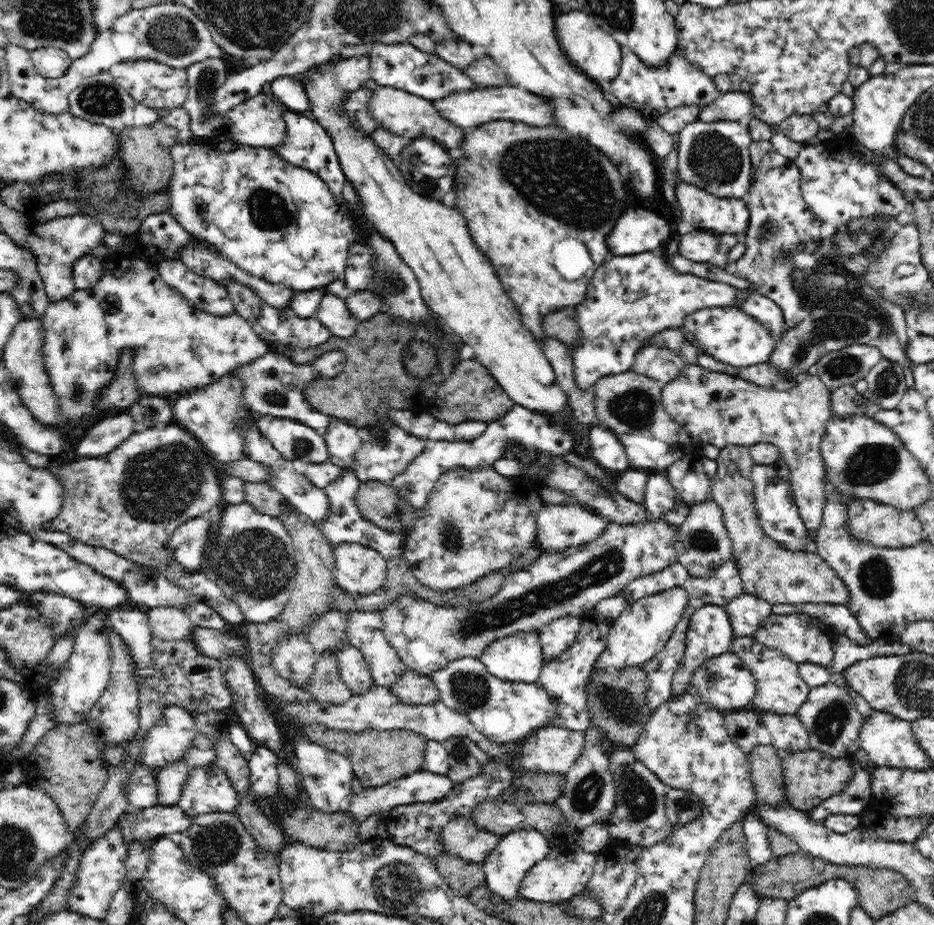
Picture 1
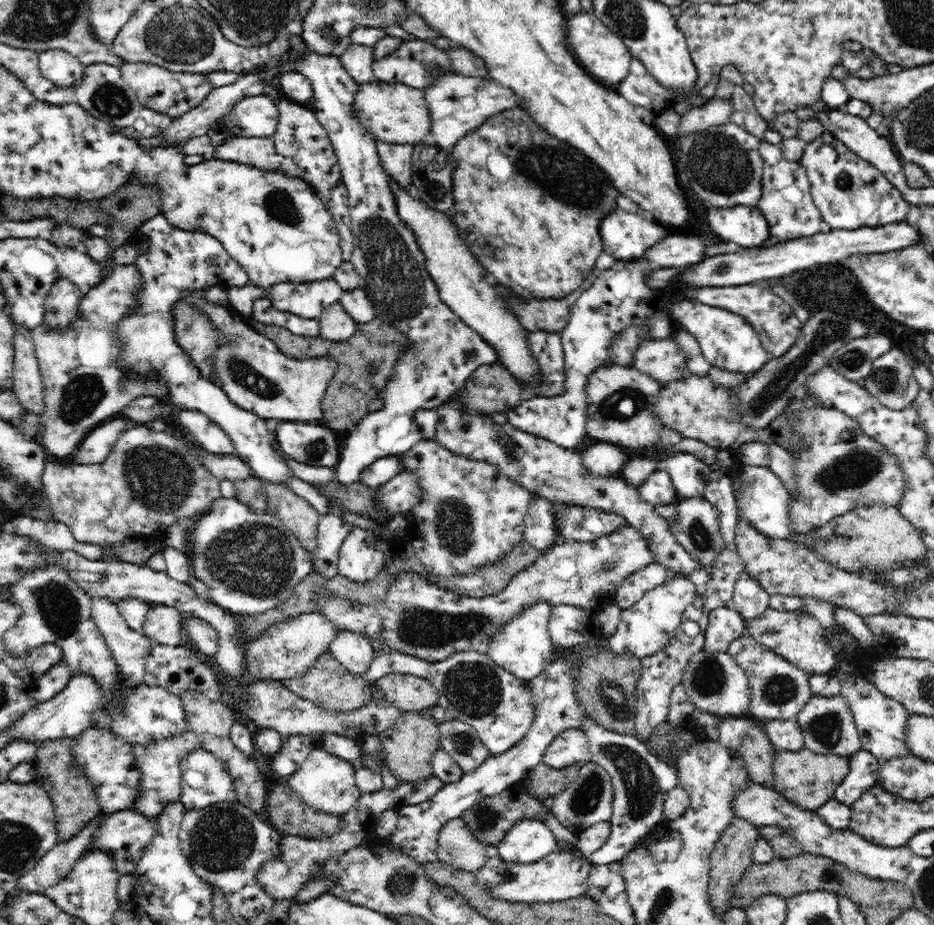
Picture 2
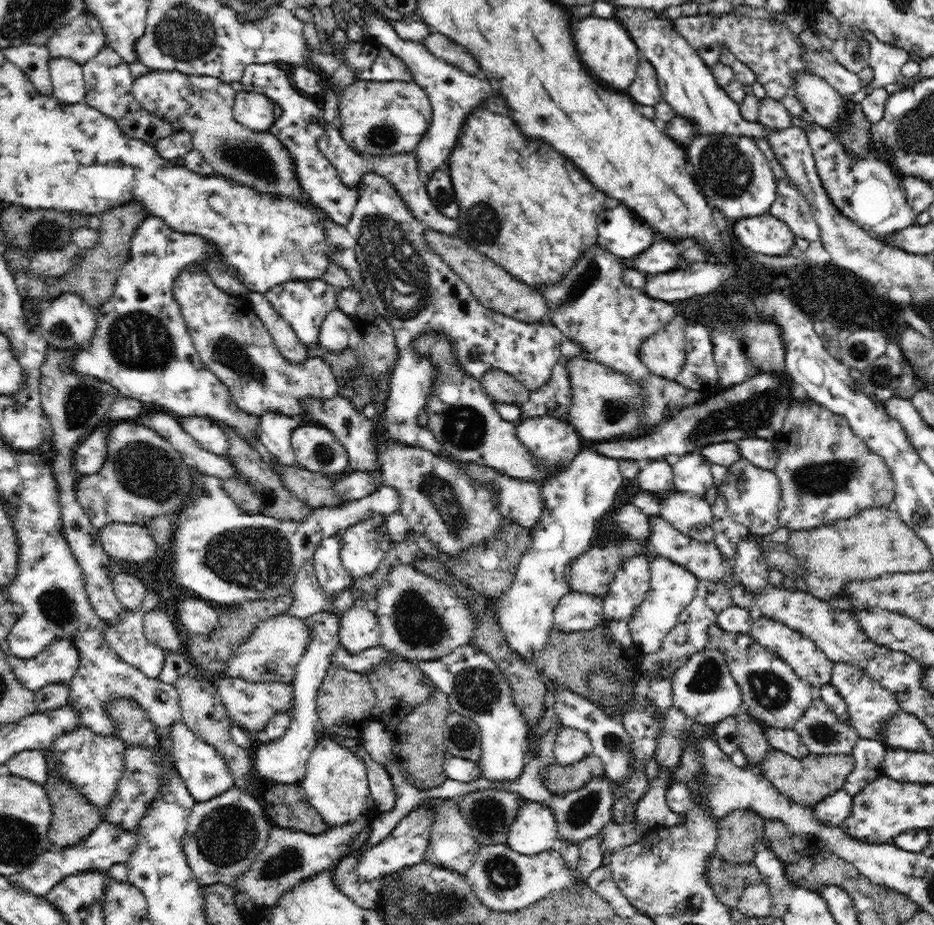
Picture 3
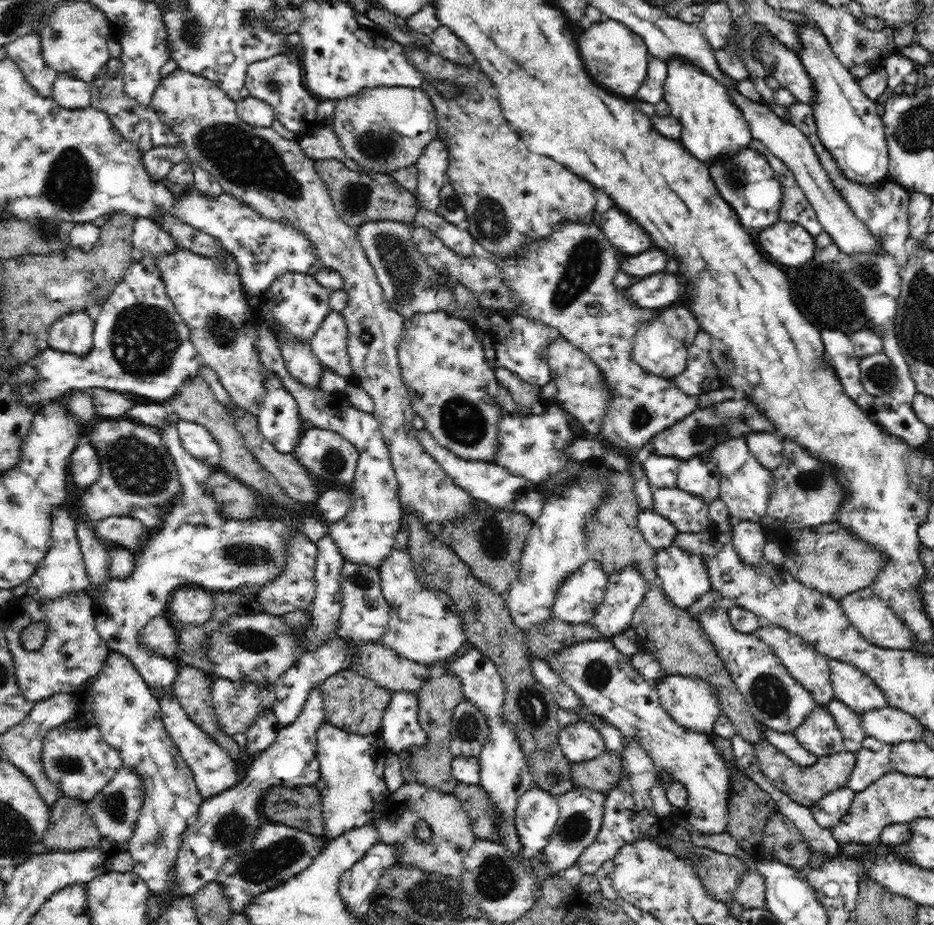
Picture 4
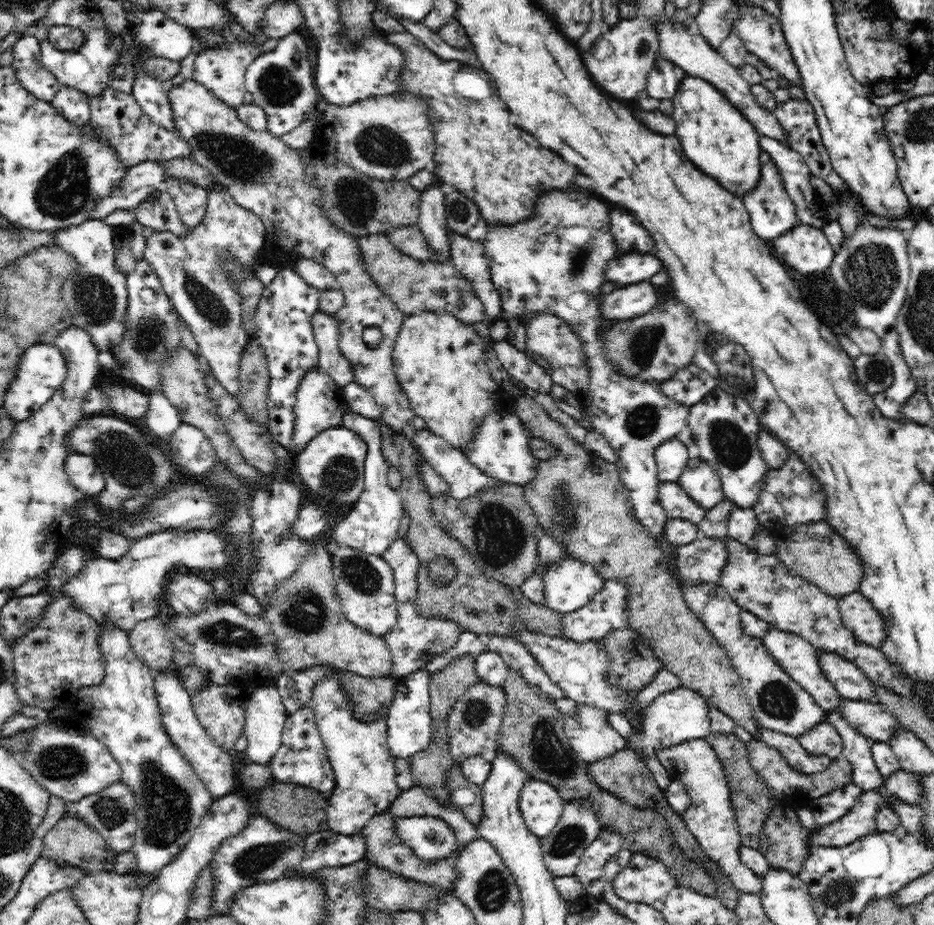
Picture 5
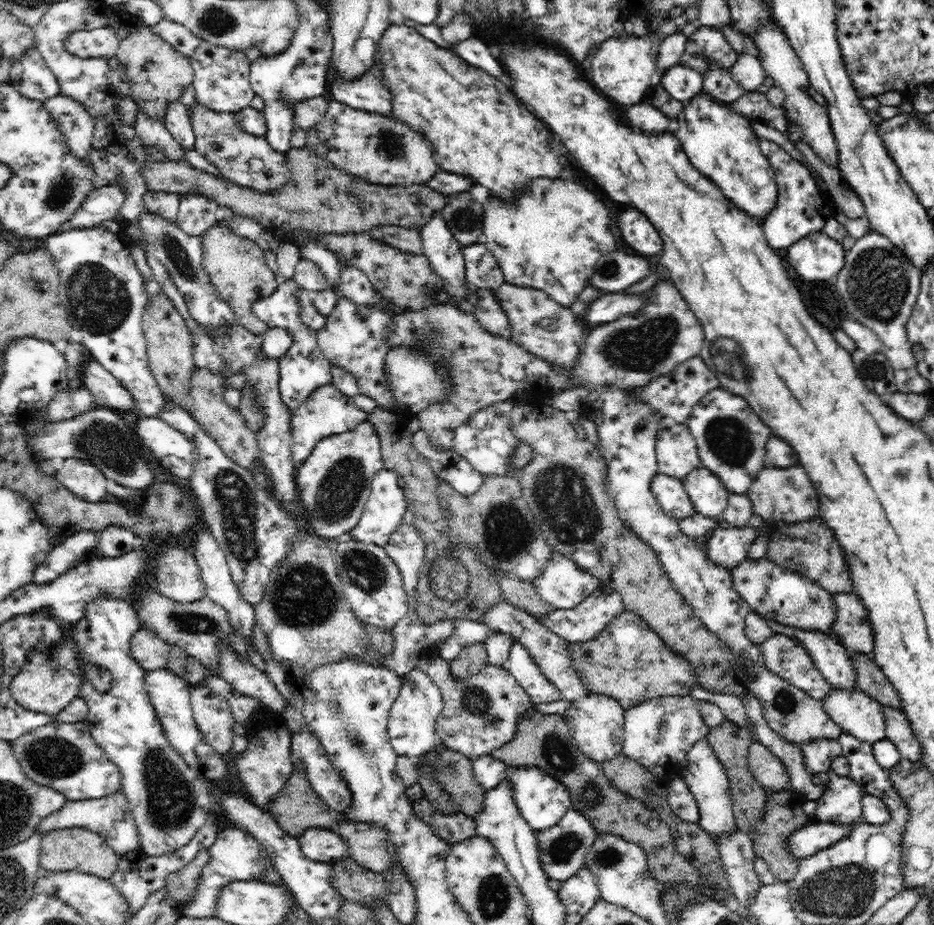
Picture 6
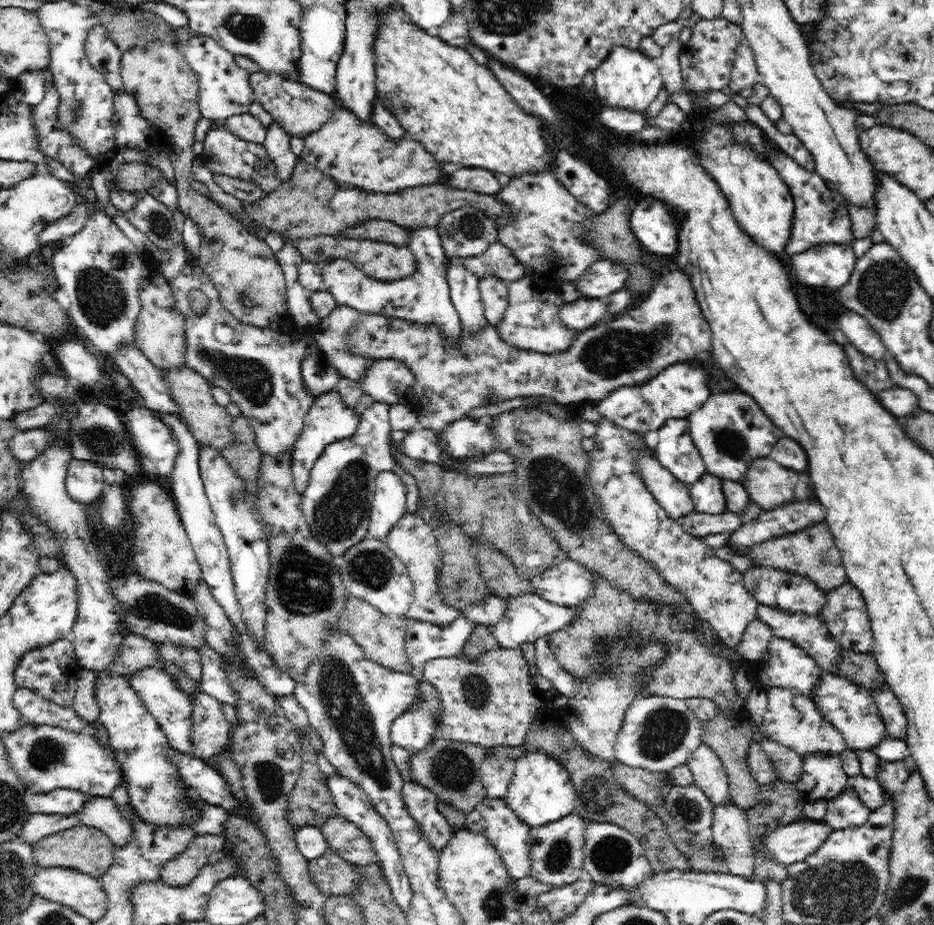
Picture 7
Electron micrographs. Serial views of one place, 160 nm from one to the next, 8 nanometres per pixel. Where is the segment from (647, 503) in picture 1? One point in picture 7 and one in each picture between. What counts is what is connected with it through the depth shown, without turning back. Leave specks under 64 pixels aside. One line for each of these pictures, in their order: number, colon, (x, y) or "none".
2: (657, 489)
3: (656, 477)
4: (661, 471)
5: (671, 456)
6: (676, 449)
7: (676, 451)

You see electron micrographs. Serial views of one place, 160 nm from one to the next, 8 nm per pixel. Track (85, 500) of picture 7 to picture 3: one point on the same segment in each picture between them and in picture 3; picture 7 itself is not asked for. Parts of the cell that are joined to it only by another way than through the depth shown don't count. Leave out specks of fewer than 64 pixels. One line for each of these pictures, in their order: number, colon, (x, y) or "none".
3: (88, 457)
4: (84, 465)
5: (81, 469)
6: (85, 480)

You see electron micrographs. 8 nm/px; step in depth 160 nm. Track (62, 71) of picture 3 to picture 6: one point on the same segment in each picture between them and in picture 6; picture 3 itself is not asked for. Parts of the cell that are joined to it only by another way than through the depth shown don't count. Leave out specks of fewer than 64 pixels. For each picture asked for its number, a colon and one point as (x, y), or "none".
4: (71, 93)
5: (74, 105)
6: (76, 124)

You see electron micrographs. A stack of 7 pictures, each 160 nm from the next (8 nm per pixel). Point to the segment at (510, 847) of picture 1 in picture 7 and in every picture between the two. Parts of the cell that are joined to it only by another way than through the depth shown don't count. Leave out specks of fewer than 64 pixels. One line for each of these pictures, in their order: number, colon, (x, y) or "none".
2: (529, 840)
3: (534, 830)
4: (537, 813)
5: (541, 805)
6: (542, 800)
7: (540, 792)

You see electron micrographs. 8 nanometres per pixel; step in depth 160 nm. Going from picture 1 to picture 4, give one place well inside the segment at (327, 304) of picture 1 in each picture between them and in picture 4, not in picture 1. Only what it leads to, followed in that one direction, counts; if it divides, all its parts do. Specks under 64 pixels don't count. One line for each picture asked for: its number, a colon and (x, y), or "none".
2: (336, 325)
3: (334, 335)
4: (329, 344)

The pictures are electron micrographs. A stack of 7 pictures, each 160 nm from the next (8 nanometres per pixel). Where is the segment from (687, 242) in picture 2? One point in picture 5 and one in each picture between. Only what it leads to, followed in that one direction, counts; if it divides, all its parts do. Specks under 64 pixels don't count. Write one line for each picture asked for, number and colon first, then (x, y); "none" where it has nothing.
3: (663, 256)
4: (650, 262)
5: (629, 268)

